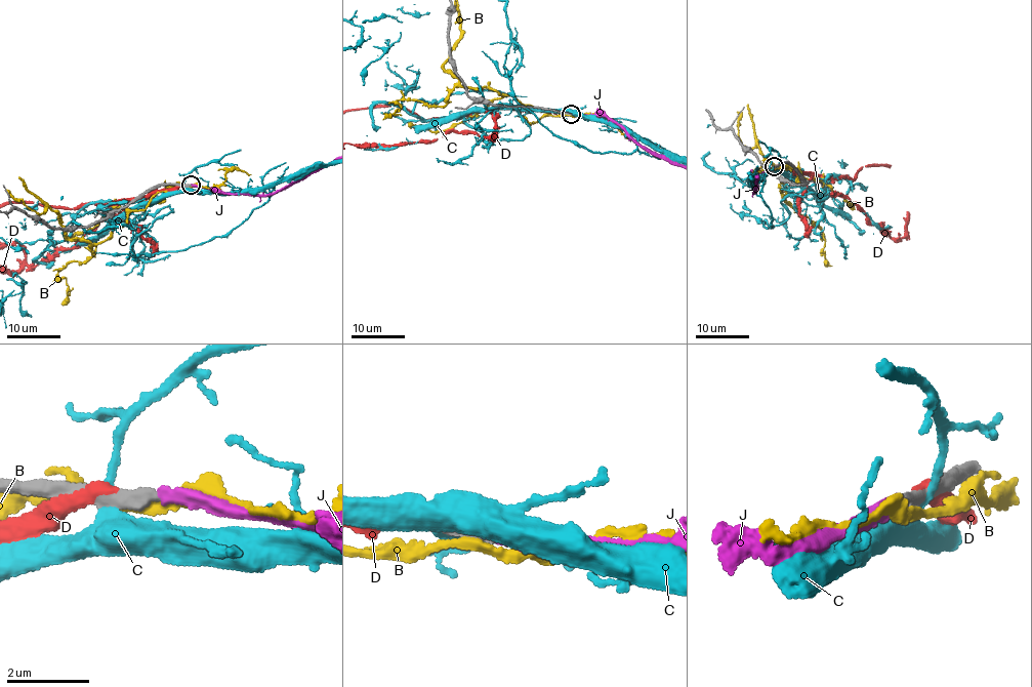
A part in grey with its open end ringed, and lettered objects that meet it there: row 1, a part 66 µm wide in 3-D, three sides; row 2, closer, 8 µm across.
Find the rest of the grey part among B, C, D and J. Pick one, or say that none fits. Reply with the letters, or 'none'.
J

